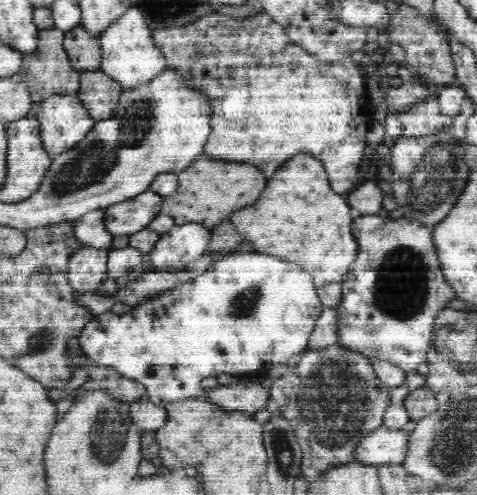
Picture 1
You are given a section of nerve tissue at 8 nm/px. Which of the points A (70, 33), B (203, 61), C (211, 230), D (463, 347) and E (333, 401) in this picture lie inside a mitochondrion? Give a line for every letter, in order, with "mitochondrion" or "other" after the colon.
A: other
B: mitochondrion
C: other
D: mitochondrion
E: mitochondrion

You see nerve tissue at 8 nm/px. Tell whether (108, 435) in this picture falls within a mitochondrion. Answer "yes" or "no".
yes

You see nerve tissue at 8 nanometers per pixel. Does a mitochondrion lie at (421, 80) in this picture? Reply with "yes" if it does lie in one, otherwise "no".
no

